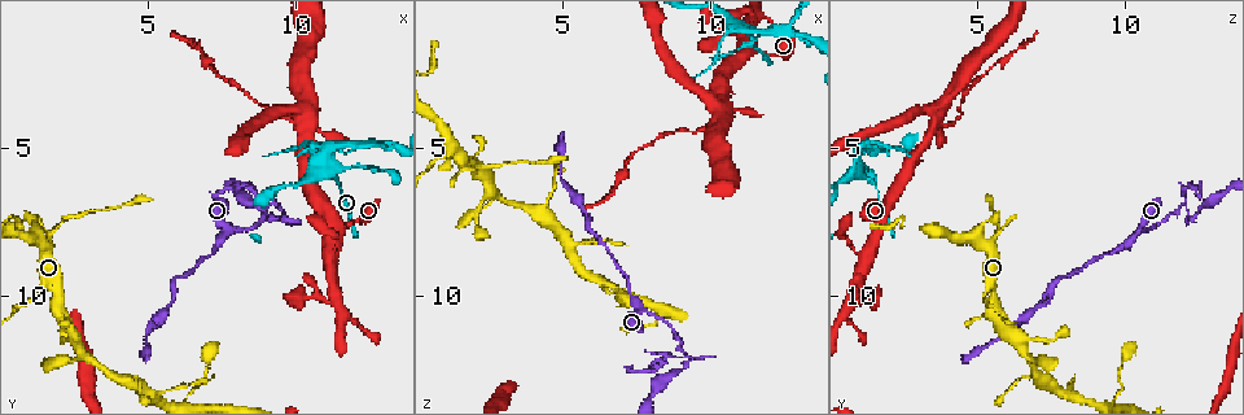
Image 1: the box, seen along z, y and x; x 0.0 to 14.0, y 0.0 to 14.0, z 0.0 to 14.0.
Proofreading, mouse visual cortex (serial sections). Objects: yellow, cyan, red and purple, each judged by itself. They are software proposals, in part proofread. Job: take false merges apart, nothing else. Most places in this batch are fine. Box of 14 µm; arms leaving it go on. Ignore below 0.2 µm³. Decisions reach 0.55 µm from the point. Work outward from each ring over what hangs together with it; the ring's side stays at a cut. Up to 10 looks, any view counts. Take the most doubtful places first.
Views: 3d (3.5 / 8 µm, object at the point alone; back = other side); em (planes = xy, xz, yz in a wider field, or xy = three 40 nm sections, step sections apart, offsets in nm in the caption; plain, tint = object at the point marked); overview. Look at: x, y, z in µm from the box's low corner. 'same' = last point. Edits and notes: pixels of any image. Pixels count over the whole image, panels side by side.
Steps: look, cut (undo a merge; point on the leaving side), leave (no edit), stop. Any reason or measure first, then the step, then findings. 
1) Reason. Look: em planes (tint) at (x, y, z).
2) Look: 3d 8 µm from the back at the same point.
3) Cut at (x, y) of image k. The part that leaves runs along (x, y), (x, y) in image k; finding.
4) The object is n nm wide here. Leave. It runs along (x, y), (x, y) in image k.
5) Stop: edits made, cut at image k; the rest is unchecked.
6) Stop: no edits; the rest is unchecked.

Side arm on a straight run. Look: 3d 3.5 µm at (12.2, 4.9, 1.2).

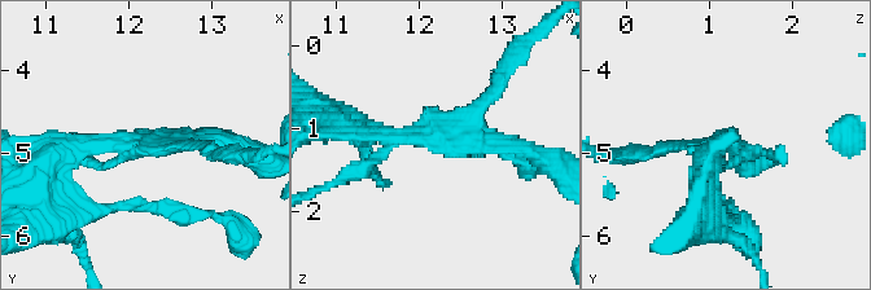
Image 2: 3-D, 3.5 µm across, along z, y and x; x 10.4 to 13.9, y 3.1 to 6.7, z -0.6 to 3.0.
Need the tissue. Look: em xy step 5 (tint) at (12.25, 4.85, 1.10).

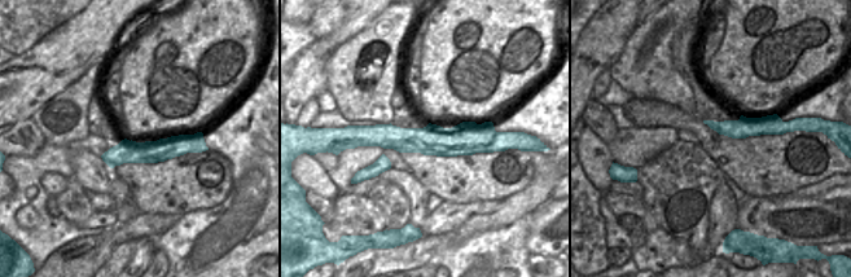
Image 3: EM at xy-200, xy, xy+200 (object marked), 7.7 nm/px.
Leave. It runs along (358, 128), (492, 148) in image 3; one cell here.

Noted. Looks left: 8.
Abrupt turn. Look: 3d 8 µm at (9.6, 7.3, 12.2).

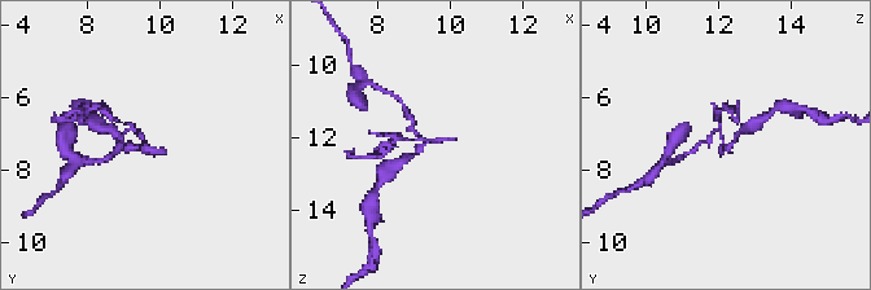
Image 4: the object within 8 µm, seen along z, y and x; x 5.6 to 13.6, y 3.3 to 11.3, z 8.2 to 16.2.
Now the EM. Look: em planes (tint) at (9.4, 7.3, 12.0).

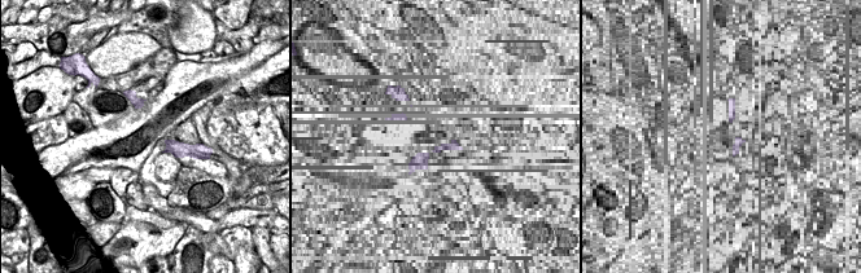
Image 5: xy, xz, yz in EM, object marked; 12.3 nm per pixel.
Leave. All the same cell.

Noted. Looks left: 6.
Look: 3d 8 µm at (1.2, 10.0, 5.3).

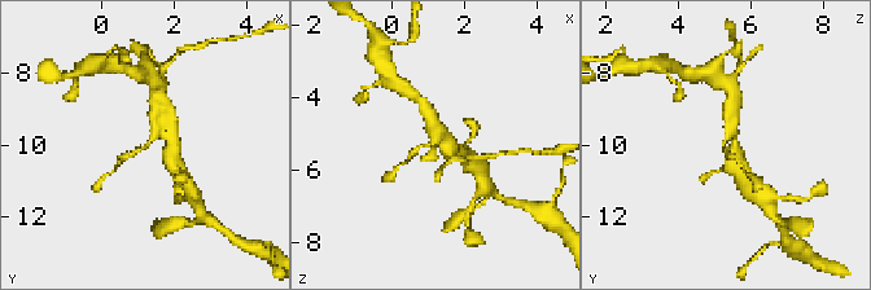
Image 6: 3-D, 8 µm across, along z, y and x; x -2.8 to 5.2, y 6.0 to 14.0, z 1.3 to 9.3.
Zoom in. Look: 3d 3.5 µm at (1.2, 9.9, 5.3).

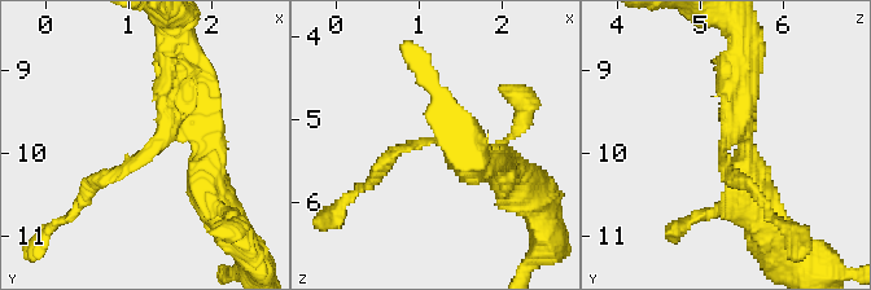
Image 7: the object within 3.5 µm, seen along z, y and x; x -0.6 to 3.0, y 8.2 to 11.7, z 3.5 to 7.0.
The arms are 150, 300 nm wide. Leave. It runs along (183, 86), (166, 137), (87, 197) in image 7; all the same cell.

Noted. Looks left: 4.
Three-way junction. Look: 3d 3.5 µm at (10.5, 4.1, 3.6).

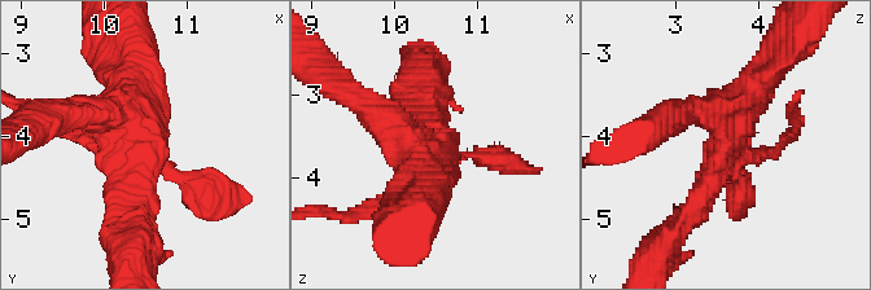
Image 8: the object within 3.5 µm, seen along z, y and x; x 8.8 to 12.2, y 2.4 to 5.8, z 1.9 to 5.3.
Shape alone is not enough. Look: em xy step 1 (tint) at (10.55, 4.10, 3.65).

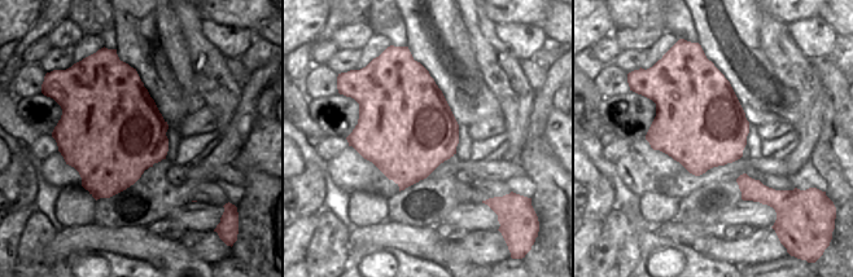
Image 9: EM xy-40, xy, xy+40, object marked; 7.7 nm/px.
The object is 750 nm wide here. Leave. It runs along (691, 216), (736, 105), (767, 69) in image 8; one cell here.

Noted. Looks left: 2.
Stop: no edits; the rest is unchecked.

